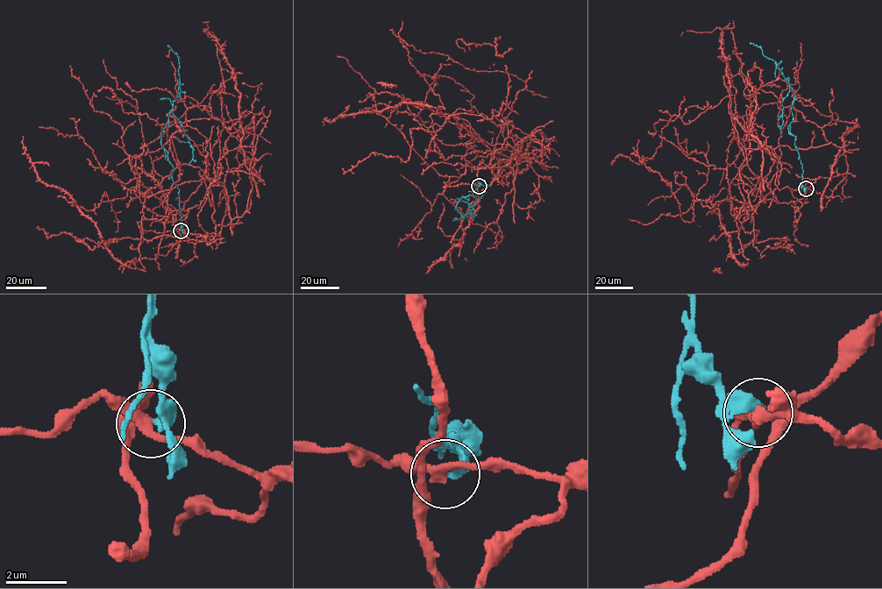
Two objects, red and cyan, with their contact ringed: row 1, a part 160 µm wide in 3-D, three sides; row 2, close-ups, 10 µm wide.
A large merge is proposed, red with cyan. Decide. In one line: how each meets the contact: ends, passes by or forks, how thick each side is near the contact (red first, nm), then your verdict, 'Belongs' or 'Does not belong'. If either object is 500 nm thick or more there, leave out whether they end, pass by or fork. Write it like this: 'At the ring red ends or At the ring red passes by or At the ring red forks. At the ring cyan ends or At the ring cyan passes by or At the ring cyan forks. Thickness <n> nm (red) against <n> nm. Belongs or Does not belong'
At the ring red forks. At the ring cyan ends. Thickness 240 nm (red) against 320 nm. Does not belong

